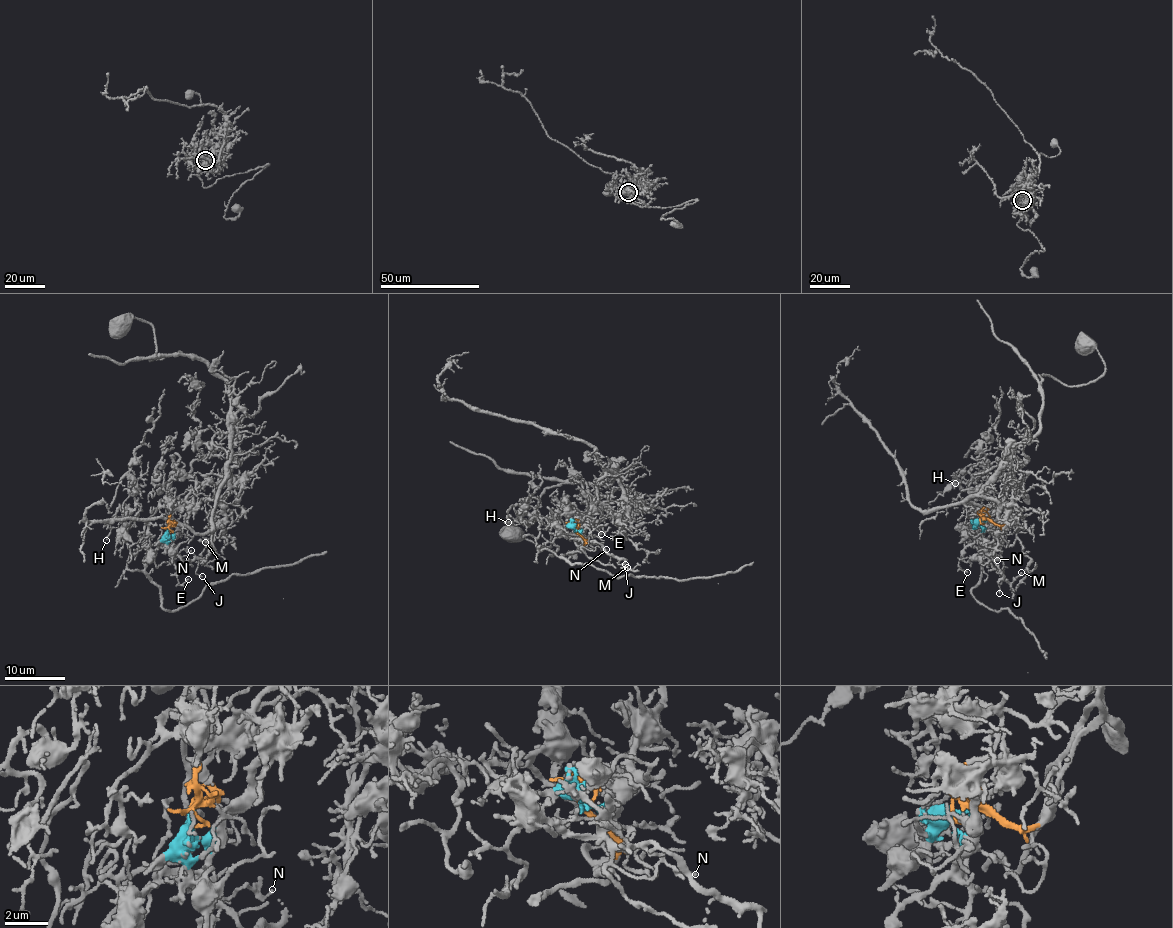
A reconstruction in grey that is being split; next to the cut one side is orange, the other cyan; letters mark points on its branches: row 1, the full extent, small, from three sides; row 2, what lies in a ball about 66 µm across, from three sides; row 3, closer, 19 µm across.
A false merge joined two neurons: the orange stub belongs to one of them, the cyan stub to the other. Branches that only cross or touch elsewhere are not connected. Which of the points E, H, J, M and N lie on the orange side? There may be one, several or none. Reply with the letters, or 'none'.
H

